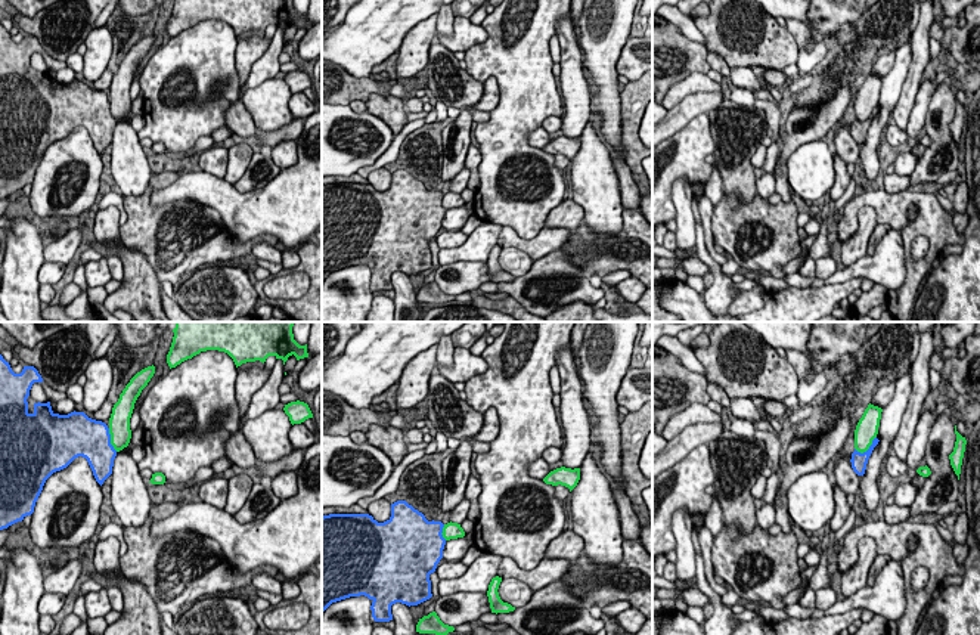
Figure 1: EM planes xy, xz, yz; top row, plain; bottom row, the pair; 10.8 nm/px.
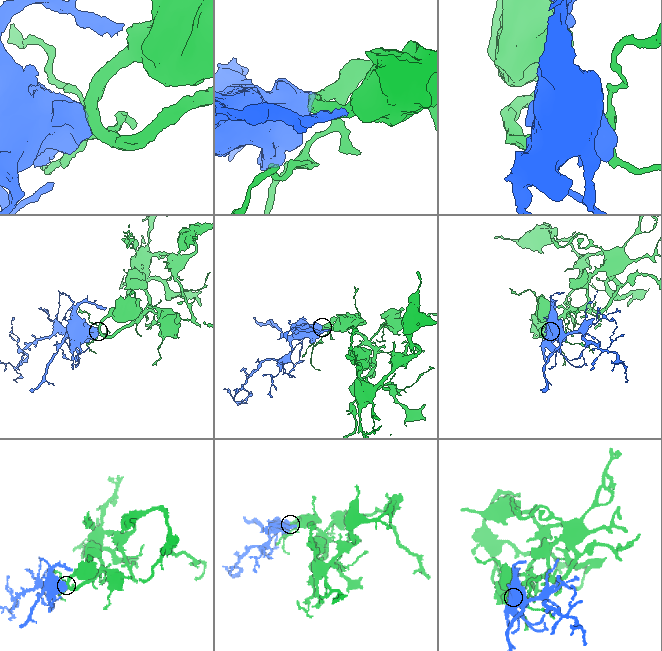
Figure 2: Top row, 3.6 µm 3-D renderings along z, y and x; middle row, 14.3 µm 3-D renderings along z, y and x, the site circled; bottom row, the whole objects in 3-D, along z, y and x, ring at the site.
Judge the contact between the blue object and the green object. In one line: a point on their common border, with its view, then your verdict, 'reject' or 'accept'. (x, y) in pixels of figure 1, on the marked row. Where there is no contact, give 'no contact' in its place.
meets blue in yz at (868, 449); accept

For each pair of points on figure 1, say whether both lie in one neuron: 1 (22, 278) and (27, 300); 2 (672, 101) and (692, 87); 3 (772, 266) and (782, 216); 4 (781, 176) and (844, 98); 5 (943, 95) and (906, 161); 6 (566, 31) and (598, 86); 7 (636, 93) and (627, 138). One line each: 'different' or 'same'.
1: same
2: same
3: same
4: same
5: different
6: different
7: same

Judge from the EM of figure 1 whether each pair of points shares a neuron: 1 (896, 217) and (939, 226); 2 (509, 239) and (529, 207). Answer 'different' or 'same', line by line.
1: same
2: different

